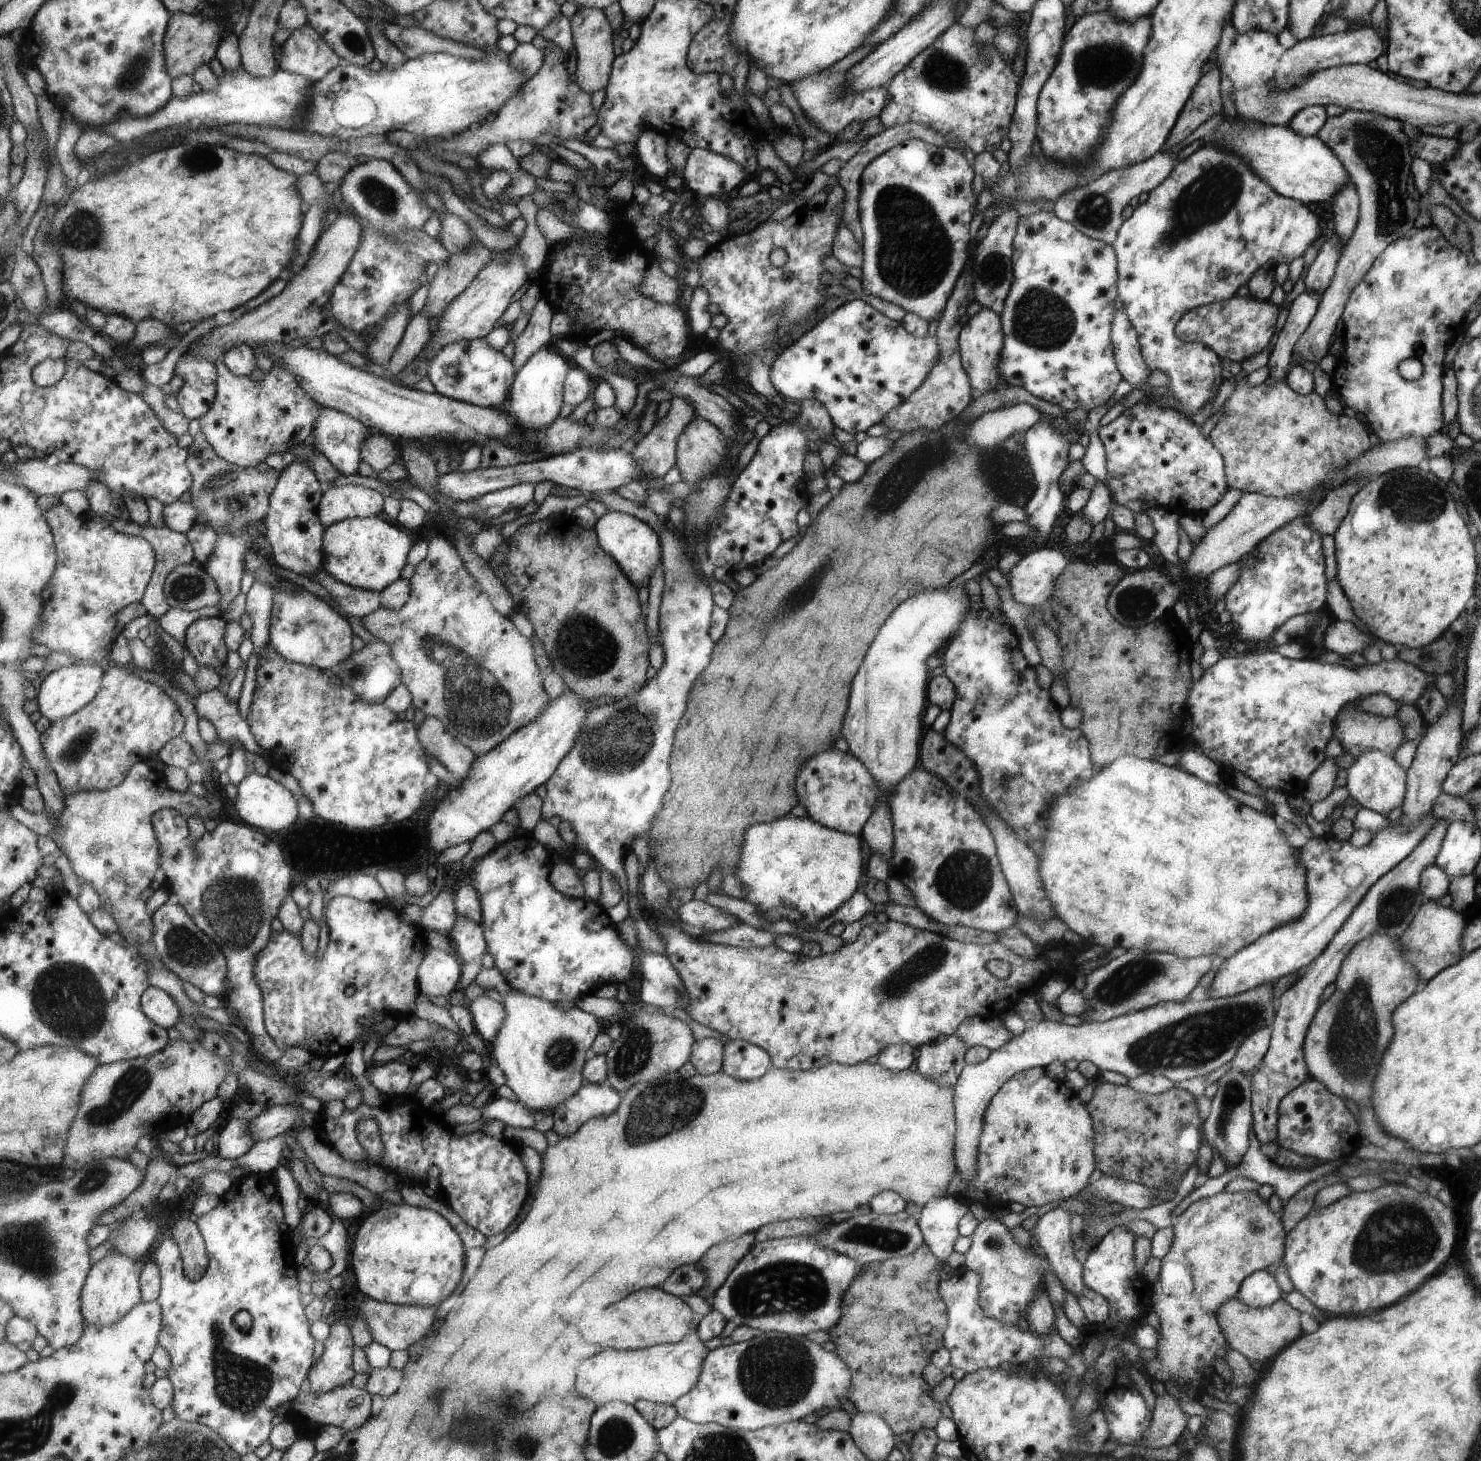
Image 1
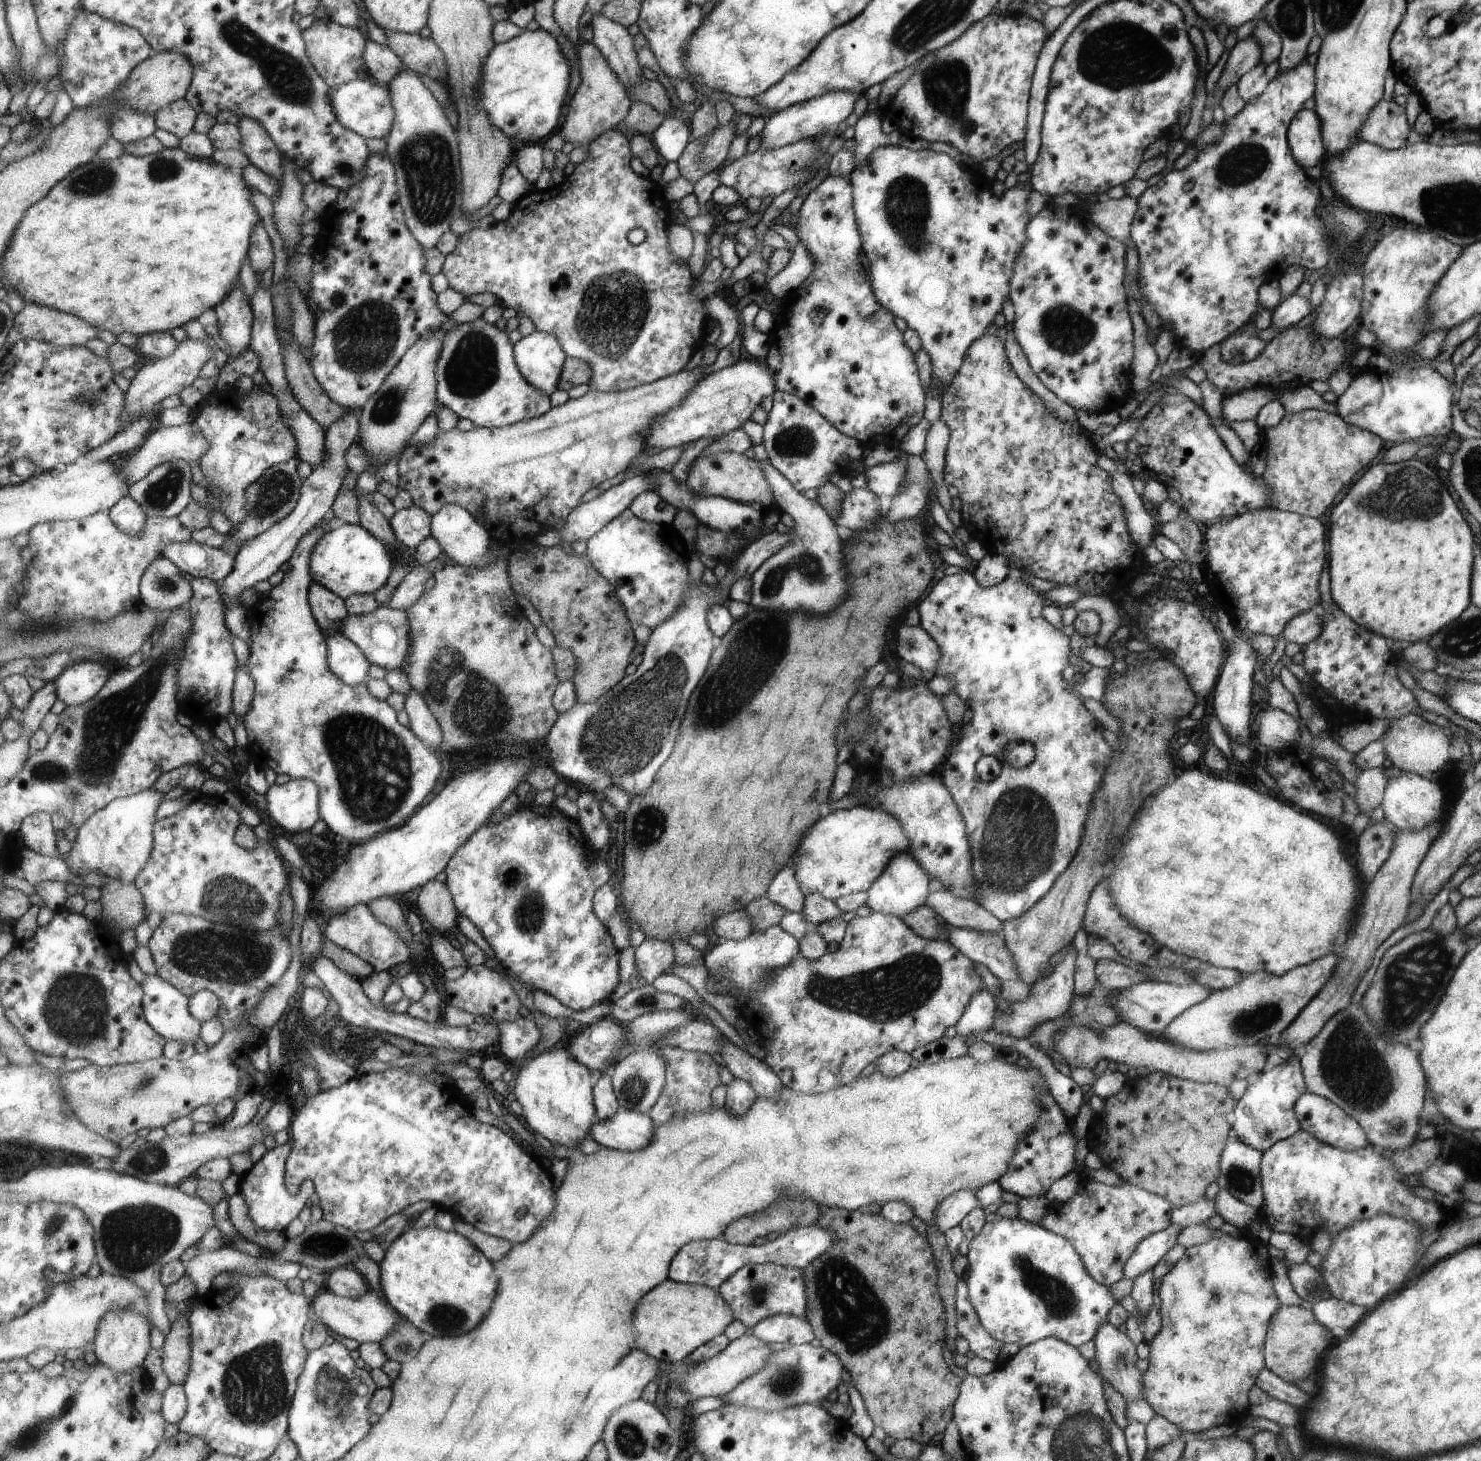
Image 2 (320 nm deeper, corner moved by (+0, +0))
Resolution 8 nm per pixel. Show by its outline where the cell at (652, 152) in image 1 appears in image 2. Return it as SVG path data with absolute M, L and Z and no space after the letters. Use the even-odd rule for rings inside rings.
M670 116L661 127L651 136L657 146L658 152L668 162L678 162L685 153L690 140L692 130L687 120Z

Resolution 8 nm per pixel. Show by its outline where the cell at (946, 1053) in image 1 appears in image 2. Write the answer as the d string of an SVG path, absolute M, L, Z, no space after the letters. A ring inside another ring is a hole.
M987 988L977 990L953 1026L956 1031L955 1036L975 1036L977 1032L987 1032L993 1024L995 1010L995 1003Z

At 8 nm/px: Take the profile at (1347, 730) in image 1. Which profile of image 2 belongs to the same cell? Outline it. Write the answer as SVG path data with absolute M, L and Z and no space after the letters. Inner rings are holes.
M1405 714L1393 717L1387 730L1379 736L1381 748L1385 754L1386 764L1393 765L1401 771L1417 775L1438 773L1449 765L1449 739L1444 736L1442 728L1426 722L1421 715Z

